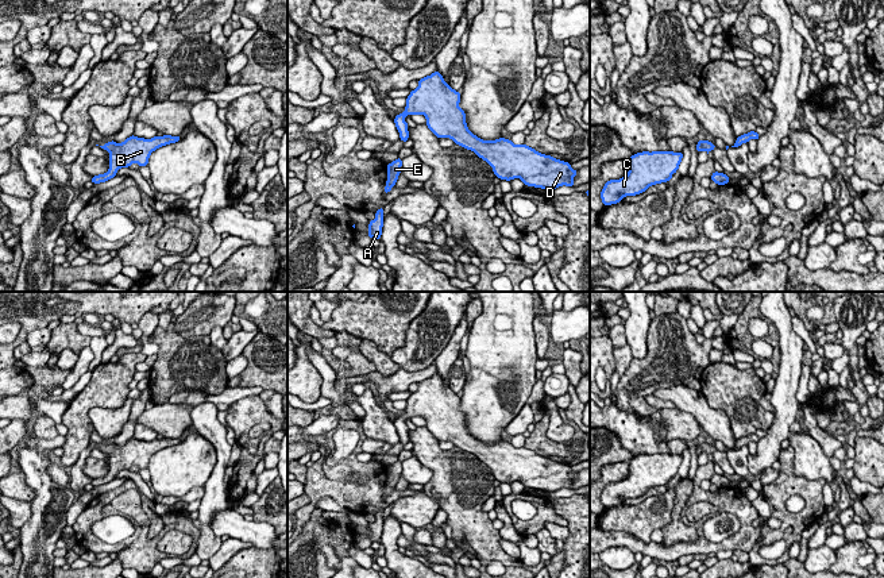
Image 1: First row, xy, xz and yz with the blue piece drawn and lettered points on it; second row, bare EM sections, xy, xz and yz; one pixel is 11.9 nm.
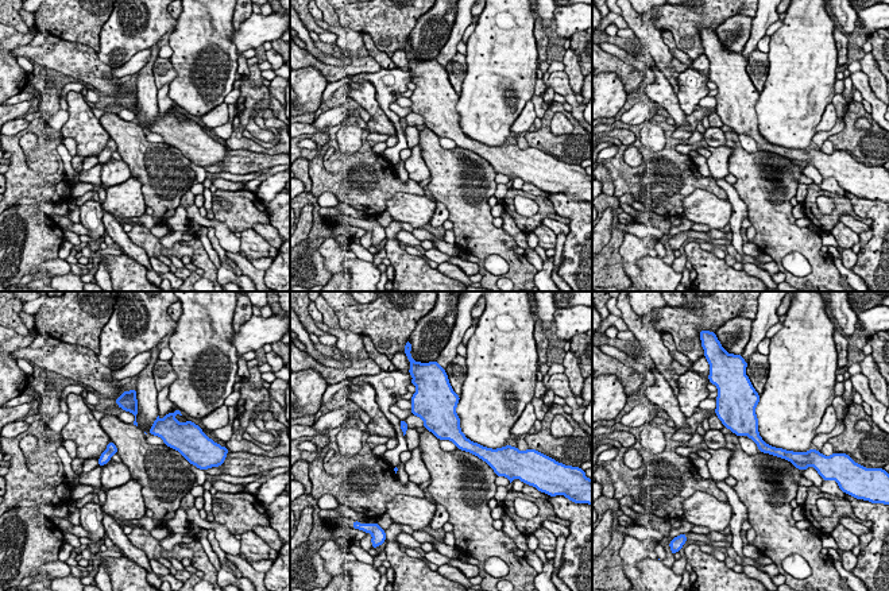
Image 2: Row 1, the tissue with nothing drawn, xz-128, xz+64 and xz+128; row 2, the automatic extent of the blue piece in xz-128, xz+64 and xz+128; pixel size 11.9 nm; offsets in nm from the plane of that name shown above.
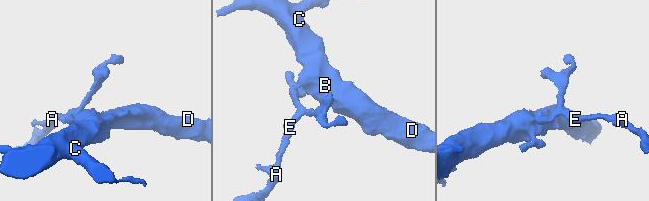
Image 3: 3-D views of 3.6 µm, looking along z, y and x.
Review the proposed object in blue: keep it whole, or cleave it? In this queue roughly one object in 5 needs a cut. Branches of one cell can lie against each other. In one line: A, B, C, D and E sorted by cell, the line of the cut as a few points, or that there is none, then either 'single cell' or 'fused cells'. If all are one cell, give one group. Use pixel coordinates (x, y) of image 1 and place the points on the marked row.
A B C D E | no cut | single cell

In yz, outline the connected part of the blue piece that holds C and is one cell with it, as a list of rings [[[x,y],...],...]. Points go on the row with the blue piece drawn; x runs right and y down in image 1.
[[[642,151],[633,154],[629,161],[629,172],[619,180],[610,180],[601,192],[603,205],[619,203],[626,196],[636,196],[649,186],[672,180],[678,172],[683,153]]]

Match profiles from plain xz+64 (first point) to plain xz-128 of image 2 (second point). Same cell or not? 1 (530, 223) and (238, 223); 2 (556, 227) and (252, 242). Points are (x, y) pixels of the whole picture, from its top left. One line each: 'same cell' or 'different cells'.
1: same cell
2: different cells

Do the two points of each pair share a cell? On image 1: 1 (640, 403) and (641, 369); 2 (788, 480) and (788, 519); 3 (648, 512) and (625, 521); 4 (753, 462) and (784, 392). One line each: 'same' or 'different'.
1: different
2: same
3: same
4: same

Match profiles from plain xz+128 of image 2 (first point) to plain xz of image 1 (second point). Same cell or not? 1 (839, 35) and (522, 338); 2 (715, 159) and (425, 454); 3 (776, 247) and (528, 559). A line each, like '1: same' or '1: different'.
1: different
2: different
3: different

